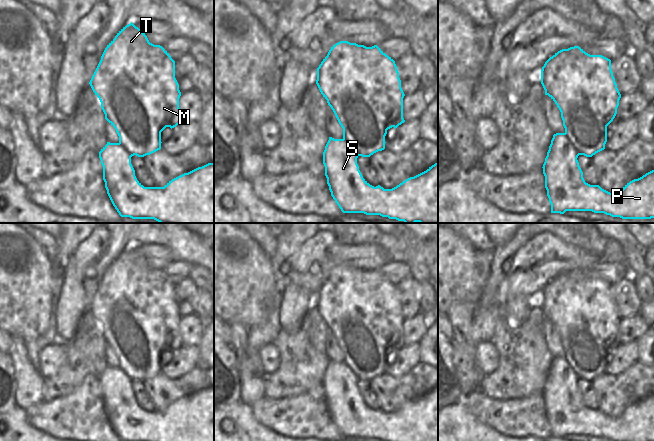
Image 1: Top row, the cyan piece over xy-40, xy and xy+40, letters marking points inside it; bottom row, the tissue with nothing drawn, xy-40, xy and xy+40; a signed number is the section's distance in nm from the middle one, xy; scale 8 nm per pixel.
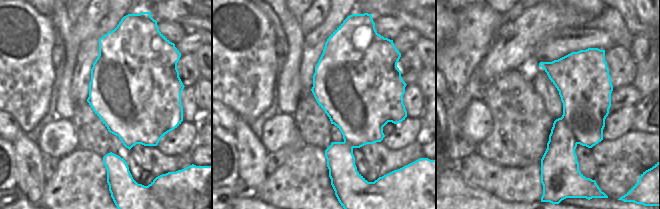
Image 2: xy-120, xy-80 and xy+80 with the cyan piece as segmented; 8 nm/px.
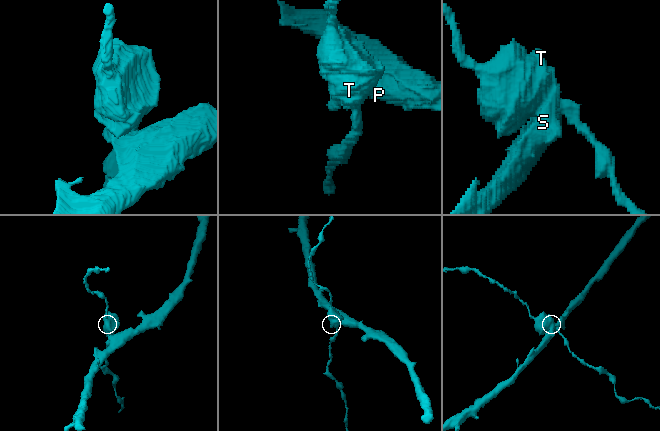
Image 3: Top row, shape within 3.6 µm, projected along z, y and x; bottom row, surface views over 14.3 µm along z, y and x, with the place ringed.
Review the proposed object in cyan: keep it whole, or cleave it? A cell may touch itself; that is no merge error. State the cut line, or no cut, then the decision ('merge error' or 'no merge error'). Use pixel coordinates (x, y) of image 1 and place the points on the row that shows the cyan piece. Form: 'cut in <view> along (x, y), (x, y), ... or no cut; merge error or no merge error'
cut in xy+40 along (564, 133), (579, 154); merge error

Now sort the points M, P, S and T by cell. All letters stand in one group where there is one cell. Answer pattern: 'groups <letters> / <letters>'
groups M T / P S

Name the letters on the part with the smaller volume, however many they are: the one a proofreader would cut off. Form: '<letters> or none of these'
M, T

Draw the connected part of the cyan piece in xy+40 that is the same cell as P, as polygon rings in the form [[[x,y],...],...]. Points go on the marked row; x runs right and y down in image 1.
[[[565,133],[553,135],[542,167],[545,176],[545,188],[551,204],[551,213],[592,211],[622,219],[654,218],[654,170],[630,181],[618,193],[610,193],[599,185],[590,185],[585,182],[577,160],[578,156],[577,150]]]

